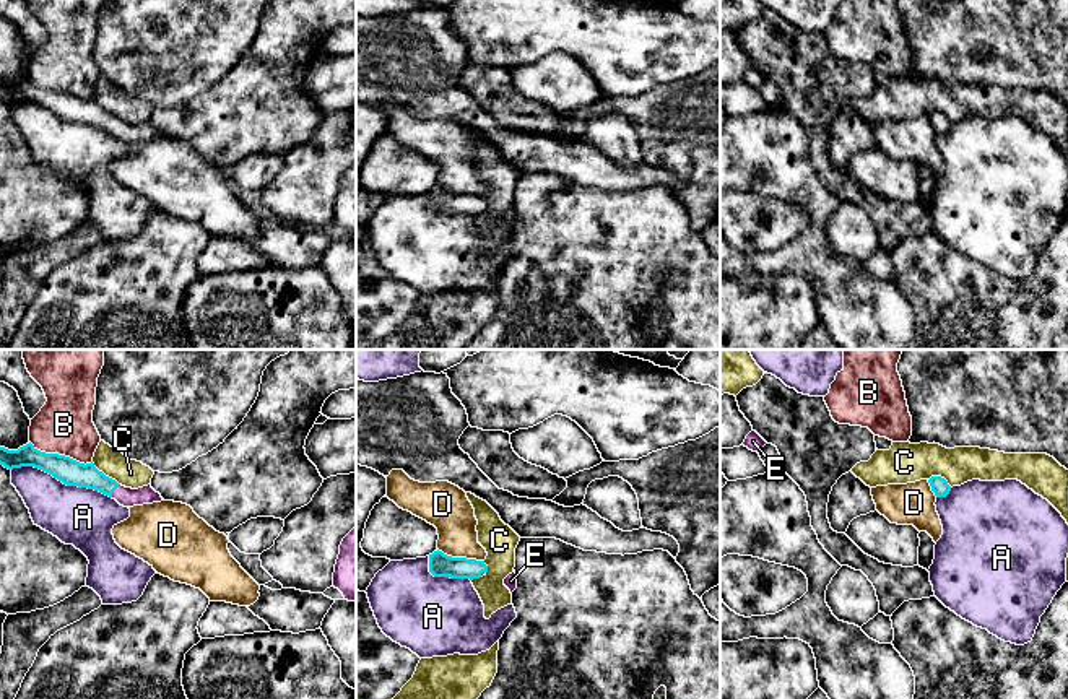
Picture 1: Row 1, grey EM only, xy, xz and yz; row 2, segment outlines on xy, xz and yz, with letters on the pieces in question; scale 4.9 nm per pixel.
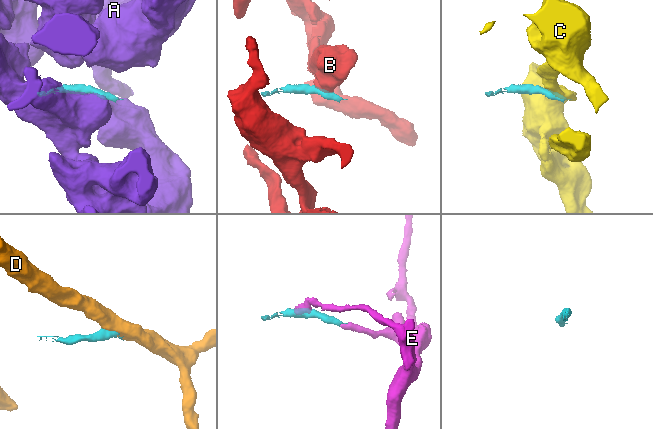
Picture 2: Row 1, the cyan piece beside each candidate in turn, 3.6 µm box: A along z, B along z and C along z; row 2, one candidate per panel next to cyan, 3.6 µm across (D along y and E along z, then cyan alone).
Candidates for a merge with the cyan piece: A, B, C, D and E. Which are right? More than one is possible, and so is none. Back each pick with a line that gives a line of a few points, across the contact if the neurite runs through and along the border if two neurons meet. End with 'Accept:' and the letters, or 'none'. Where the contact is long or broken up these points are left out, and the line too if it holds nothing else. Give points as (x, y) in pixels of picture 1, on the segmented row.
Accept: E

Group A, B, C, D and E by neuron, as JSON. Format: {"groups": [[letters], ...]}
{"groups": [["A"], ["B"], ["C"], ["D"], ["E"]]}

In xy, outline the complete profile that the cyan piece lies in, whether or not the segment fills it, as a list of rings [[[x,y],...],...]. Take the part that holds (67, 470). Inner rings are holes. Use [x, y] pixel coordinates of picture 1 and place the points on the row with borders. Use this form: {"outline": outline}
{"outline": [[[31,442],[18,450],[0,447],[0,465],[8,470],[21,467],[39,468],[67,486],[78,486],[99,491],[115,499],[124,507],[143,506],[164,501],[151,484],[132,489],[119,484],[115,480],[99,471],[94,463],[80,463],[59,454],[37,450]]]}

